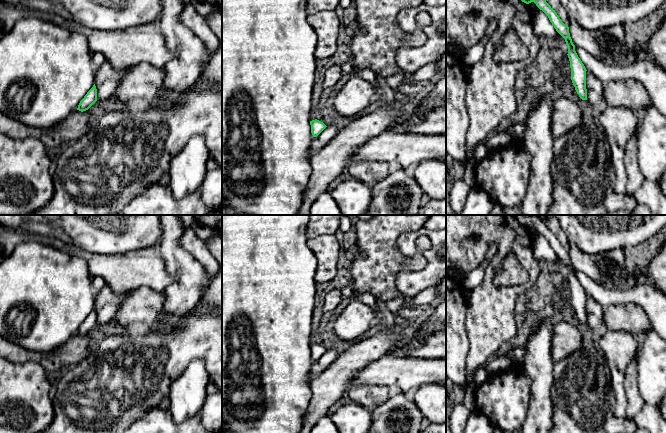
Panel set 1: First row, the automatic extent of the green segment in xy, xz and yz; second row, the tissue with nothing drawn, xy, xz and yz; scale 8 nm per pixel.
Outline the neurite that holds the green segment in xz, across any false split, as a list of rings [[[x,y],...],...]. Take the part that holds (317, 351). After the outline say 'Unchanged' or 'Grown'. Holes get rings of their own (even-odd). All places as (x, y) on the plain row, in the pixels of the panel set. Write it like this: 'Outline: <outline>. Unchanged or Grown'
Outline: [[[317,343],[310,345],[310,349],[313,361],[317,361],[327,351],[323,346]]]. Unchanged

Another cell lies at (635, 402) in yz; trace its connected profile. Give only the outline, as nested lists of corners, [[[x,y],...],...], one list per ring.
[[[637,359],[632,360],[625,371],[624,388],[628,398],[626,419],[634,420],[644,402],[637,387]]]

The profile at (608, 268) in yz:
[[[570,242],[569,257],[576,271],[585,273],[594,282],[604,286],[617,287],[627,269],[621,248],[594,255],[581,251]]]

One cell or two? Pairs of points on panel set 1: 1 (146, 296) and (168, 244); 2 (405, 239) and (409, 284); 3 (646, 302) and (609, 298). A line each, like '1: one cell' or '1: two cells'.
1: two cells
2: one cell
3: one cell

